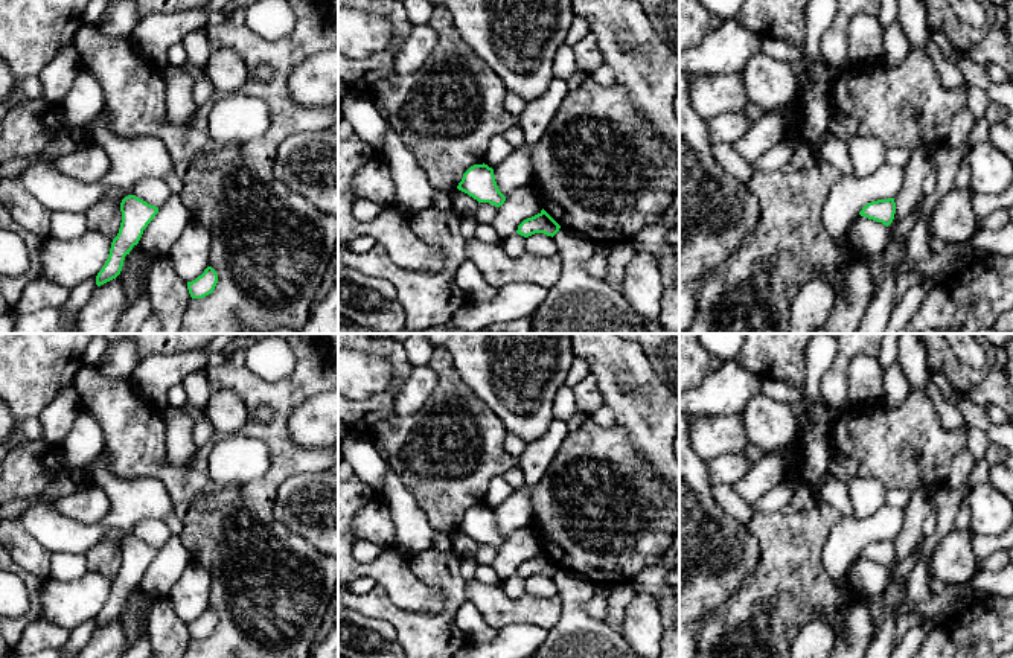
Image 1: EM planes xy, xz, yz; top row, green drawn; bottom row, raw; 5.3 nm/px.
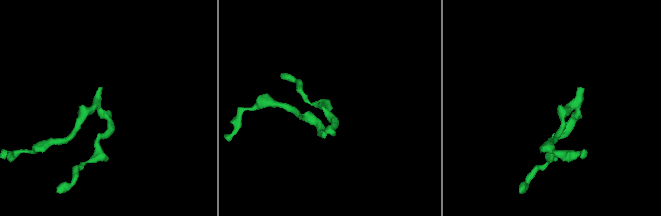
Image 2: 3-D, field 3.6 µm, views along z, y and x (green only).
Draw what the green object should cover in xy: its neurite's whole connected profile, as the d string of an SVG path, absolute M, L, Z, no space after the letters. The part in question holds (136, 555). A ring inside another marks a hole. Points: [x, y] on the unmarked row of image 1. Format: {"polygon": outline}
{"polygon": "M128 536L120 544L122 564L117 577L111 583L110 596L96 617L101 628L116 620L123 608L125 597L139 585L143 571L158 554L158 548L148 545L136 536Z"}

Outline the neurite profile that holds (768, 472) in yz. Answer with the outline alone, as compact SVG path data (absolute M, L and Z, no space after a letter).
M766 452L759 462L751 463L748 472L733 484L734 492L748 504L754 506L785 477L781 452Z

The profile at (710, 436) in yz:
M692 414L690 443L698 457L708 463L721 454L745 452L749 445L742 416Z

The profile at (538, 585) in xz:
M535 574L526 579L526 593L535 597L551 599L558 594L558 586L551 577Z

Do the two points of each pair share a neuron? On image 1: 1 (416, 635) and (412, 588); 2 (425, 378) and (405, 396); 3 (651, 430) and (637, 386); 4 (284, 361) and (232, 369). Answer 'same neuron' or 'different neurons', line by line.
1: different neurons
2: same neuron
3: same neuron
4: different neurons

